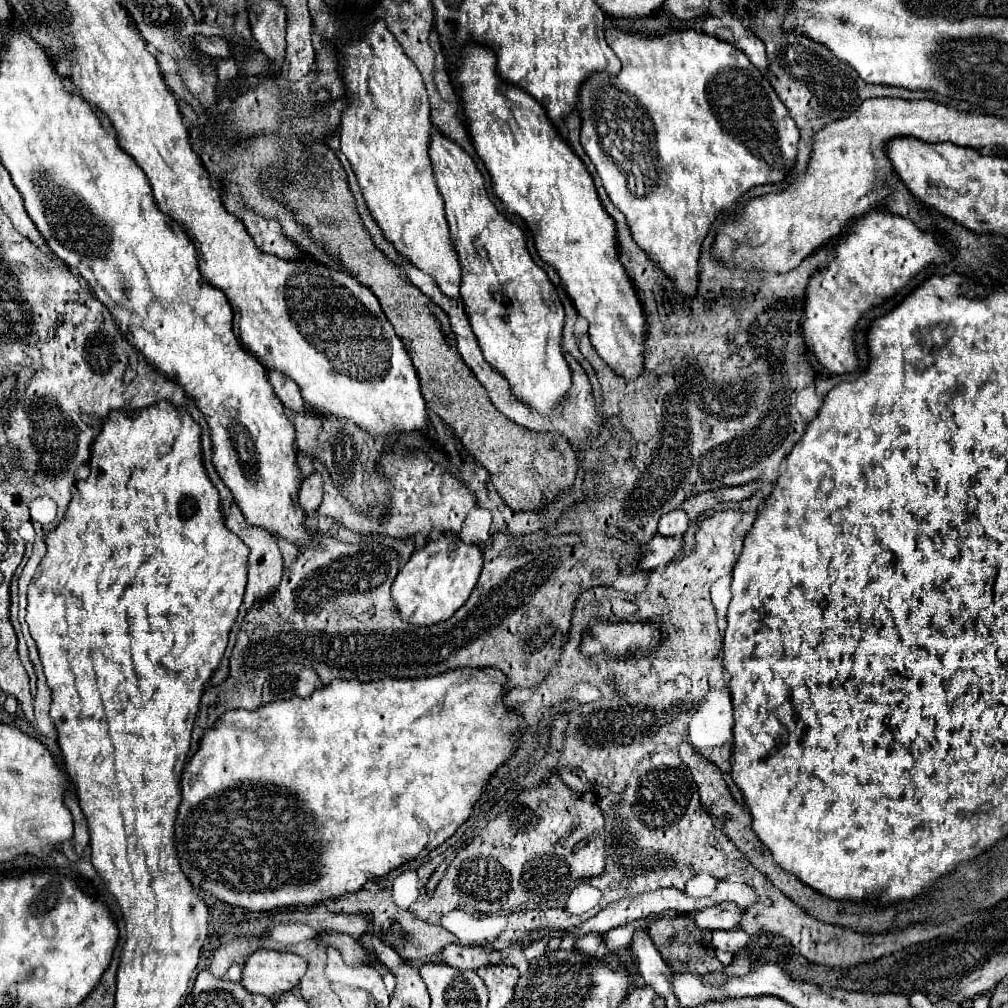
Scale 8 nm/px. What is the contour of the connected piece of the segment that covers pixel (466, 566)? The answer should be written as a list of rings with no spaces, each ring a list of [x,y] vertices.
[[[442,533],[422,549],[416,549],[408,563],[398,571],[392,585],[392,597],[402,619],[412,625],[434,625],[446,621],[470,597],[480,577],[482,563],[482,549],[478,545],[466,545],[458,535],[450,533]]]

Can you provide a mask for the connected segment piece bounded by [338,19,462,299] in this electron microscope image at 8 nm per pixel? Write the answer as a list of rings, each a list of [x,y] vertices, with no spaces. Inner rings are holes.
[[[382,19],[368,25],[364,31],[360,31],[360,35],[350,33],[350,39],[338,45],[338,53],[344,57],[342,81],[348,99],[340,119],[340,149],[348,157],[356,173],[366,207],[378,223],[382,235],[402,257],[406,257],[420,271],[432,275],[444,295],[448,295],[450,299],[460,299],[458,287],[462,283],[462,271],[458,265],[458,253],[450,237],[448,221],[444,217],[444,203],[438,195],[428,157],[432,123],[422,75],[416,65],[404,55],[400,43],[386,29],[386,23]]]

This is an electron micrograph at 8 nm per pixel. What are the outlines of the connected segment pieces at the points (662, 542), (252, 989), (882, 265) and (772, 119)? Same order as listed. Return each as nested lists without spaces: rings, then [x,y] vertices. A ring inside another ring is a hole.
[[[654,535],[646,545],[642,545],[642,555],[638,559],[640,571],[652,571],[658,565],[670,563],[682,549],[682,537],[670,539],[662,535]]]
[[[258,949],[248,957],[240,983],[252,995],[276,999],[298,985],[306,967],[306,961],[298,955]]]
[[[870,209],[862,217],[852,219],[842,235],[832,241],[828,261],[820,271],[810,275],[806,285],[802,335],[808,351],[830,373],[842,375],[856,369],[854,327],[870,309],[898,293],[916,273],[930,263],[944,263],[948,251],[928,231],[918,229],[910,219]],[[890,227],[890,229],[888,229]],[[890,233],[890,235],[888,235]]]
[[[614,23],[608,25],[606,39],[612,45],[614,53],[620,57],[622,69],[618,75],[594,73],[584,79],[580,93],[578,93],[578,111],[580,111],[580,119],[582,119],[580,143],[584,147],[584,151],[588,153],[588,157],[592,159],[592,163],[596,165],[610,201],[626,215],[634,241],[672,279],[674,287],[678,287],[678,291],[682,291],[682,295],[694,295],[694,287],[698,287],[700,245],[702,245],[706,233],[710,231],[710,225],[716,219],[718,211],[734,205],[738,201],[738,197],[754,185],[780,183],[790,173],[790,169],[796,161],[796,145],[798,145],[800,133],[798,133],[796,123],[790,117],[786,105],[780,101],[780,97],[772,89],[770,81],[754,65],[752,65],[752,75],[750,75],[748,57],[726,41],[720,41],[720,39],[716,39],[704,31],[696,31],[696,29],[672,29],[672,31],[666,31],[660,35],[660,33],[646,33],[646,31],[638,31],[638,29],[614,25]]]

